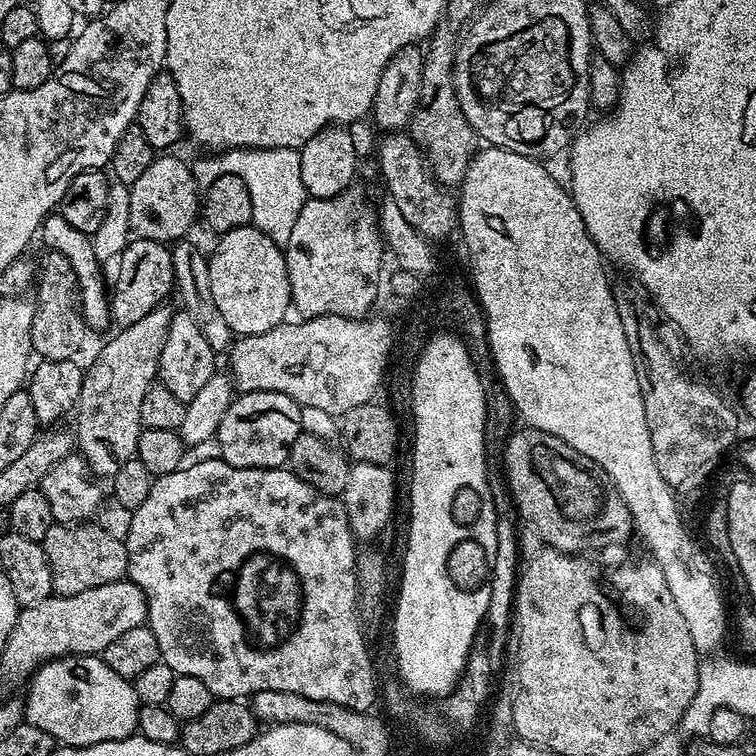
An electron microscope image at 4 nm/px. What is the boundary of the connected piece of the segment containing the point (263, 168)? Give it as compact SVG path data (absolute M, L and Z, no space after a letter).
M230 148L217 151L215 154L204 154L201 160L193 159L190 167L197 174L232 172L238 178L242 178L242 182L246 182L246 190L250 190L252 224L258 230L262 230L266 238L270 238L278 245L283 246L290 242L298 210L302 210L306 199L302 182L302 162L297 149Z

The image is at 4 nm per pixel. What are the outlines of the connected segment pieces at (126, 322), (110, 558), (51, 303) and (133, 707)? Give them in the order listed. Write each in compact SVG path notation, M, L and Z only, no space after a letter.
M129 239L116 266L116 281L110 284L110 301L111 323L117 329L134 326L134 322L146 318L150 310L161 307L167 301L164 299L173 295L176 279L172 249L168 244L160 244L157 240Z
M53 523L50 530L46 530L46 538L42 541L44 553L50 562L52 571L52 591L57 596L73 596L82 594L82 590L94 590L94 586L106 586L115 580L122 580L128 574L128 555L123 539L118 535L111 536L100 528L91 528L91 523L58 524Z
M48 250L44 254L40 264L38 260L32 350L40 360L70 360L79 357L80 347L84 344L84 332L86 333L83 314L77 301L76 278L70 262L60 252Z
M99 655L63 656L60 660L50 660L32 673L26 687L28 696L23 697L25 721L38 726L38 730L46 730L46 734L50 734L53 741L61 745L85 748L137 735L138 714L142 705L136 693L136 685L133 681L114 674L114 670L110 670L110 666L106 666Z

